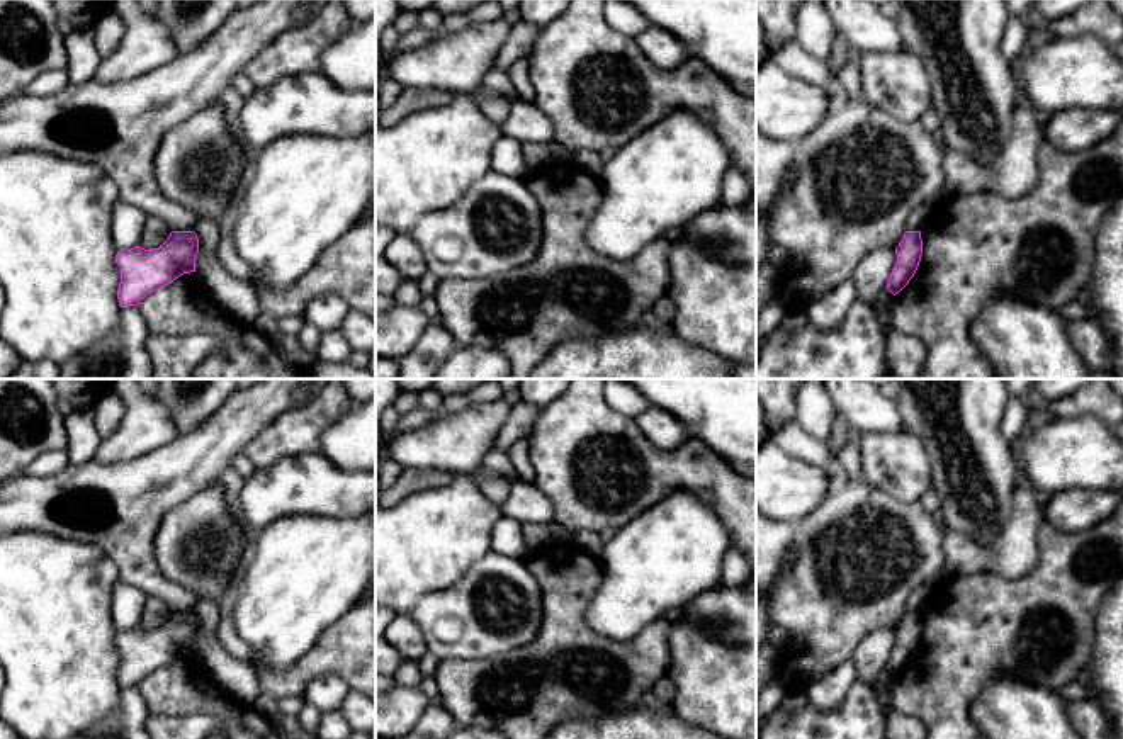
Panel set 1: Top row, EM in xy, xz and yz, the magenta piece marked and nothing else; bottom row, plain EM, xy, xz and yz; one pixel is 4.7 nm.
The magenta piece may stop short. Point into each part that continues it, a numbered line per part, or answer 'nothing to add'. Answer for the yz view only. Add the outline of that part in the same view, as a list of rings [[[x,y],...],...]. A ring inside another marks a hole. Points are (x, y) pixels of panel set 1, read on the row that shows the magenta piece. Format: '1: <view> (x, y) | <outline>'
nothing to add

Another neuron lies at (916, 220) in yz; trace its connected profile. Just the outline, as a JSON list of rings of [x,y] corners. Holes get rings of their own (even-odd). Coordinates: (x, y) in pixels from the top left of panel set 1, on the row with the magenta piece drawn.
[[[931,204],[916,207],[907,217],[907,231],[921,231],[931,212]]]

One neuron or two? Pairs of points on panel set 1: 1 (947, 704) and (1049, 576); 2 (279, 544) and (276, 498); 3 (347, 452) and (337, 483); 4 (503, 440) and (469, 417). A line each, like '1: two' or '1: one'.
1: one
2: two
3: two
4: two

